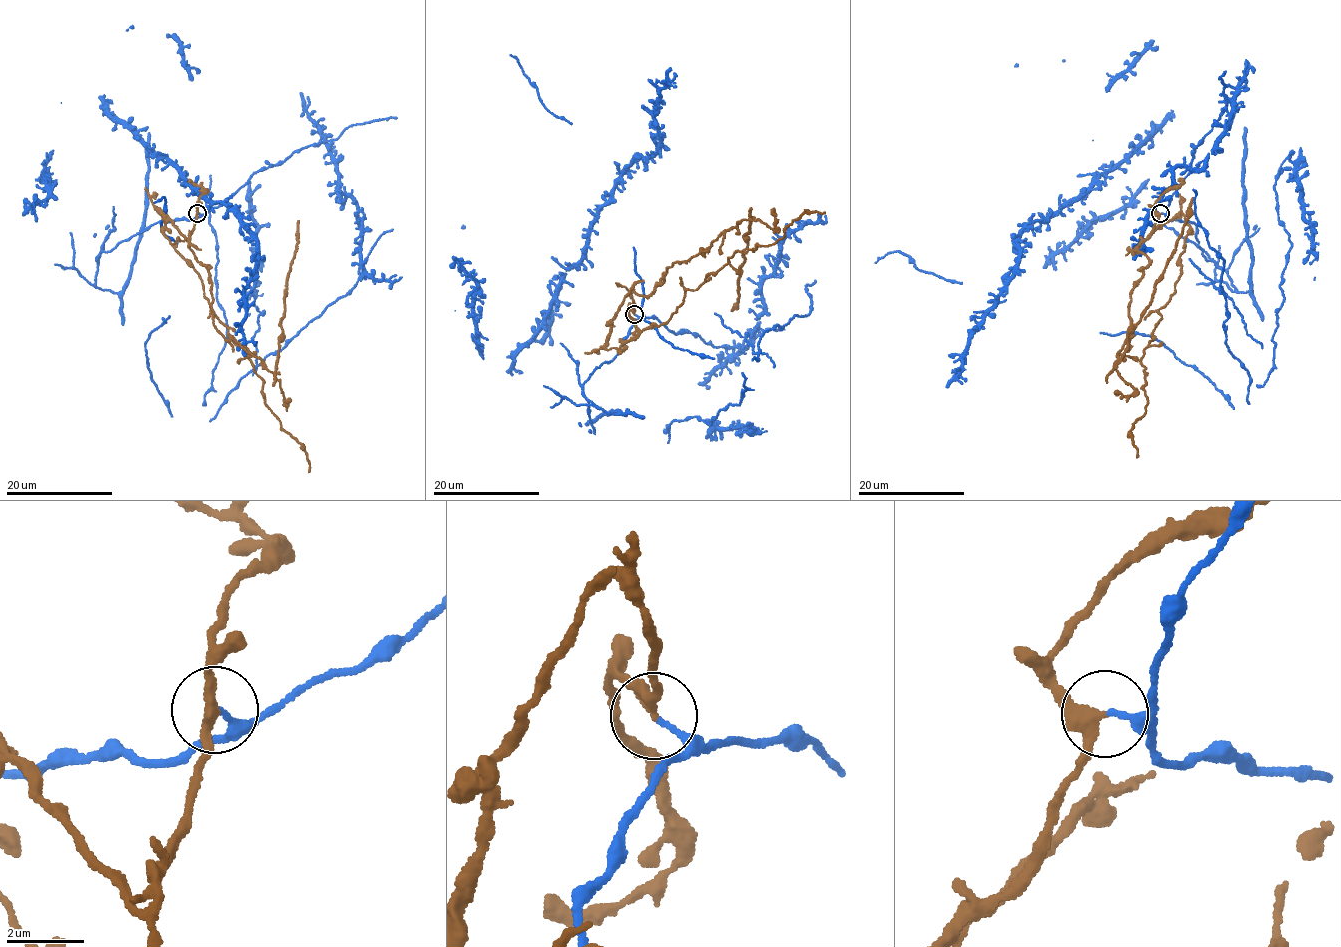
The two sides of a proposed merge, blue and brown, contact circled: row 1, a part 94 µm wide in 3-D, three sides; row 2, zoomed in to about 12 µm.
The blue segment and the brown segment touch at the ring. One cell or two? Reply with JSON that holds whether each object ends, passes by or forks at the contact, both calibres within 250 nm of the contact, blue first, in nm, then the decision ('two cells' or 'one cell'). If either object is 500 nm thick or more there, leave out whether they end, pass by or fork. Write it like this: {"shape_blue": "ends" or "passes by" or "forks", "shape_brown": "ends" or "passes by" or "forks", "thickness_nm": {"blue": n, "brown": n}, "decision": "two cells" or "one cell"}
{"shape_blue": "ends", "shape_brown": "passes by", "thickness_nm": {"blue": 160, "brown": 260}, "decision": "two cells"}

